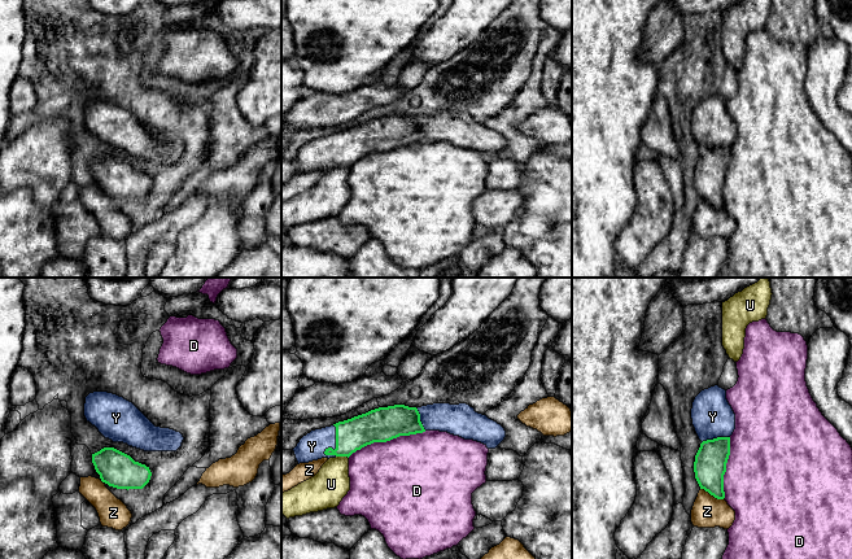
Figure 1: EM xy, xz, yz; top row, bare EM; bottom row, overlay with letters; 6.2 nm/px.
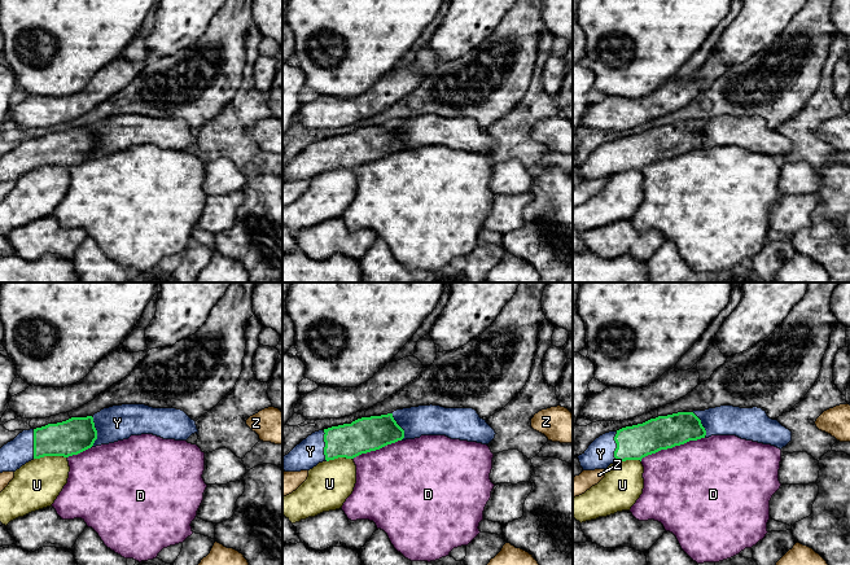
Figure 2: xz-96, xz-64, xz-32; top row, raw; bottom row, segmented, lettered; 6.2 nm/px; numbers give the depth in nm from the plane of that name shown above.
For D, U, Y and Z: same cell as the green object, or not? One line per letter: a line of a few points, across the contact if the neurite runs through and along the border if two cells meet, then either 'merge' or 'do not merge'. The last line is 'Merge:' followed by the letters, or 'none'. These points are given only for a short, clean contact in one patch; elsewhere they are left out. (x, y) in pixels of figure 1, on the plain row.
D: do not merge
U: line xz (336, 165), (345, 165), (348, 167); do not merge
Y: merge
Z: do not merge
Merge: Y

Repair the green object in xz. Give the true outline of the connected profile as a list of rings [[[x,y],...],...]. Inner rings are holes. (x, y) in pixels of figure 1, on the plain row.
[[[433,113],[418,118],[394,114],[311,140],[300,149],[293,161],[298,174],[322,167],[349,167],[373,152],[386,152],[425,140],[447,141],[481,152],[488,158],[498,157],[506,147],[501,134],[476,122],[467,113]]]

